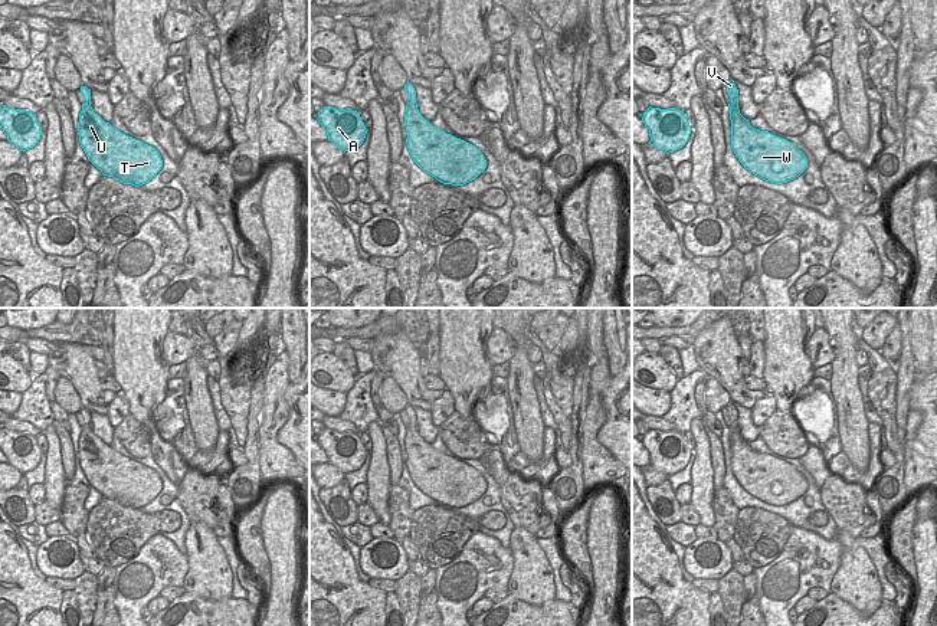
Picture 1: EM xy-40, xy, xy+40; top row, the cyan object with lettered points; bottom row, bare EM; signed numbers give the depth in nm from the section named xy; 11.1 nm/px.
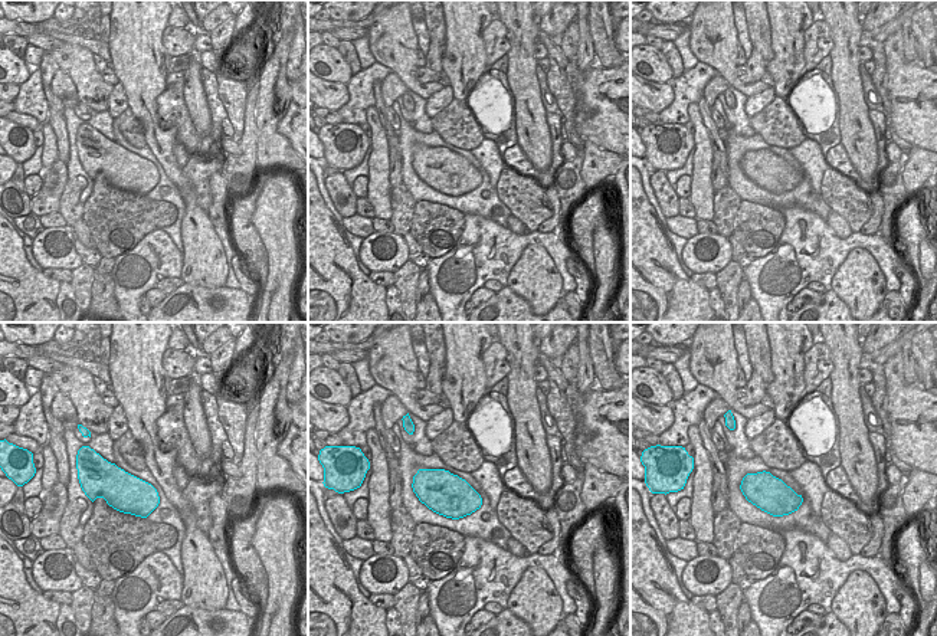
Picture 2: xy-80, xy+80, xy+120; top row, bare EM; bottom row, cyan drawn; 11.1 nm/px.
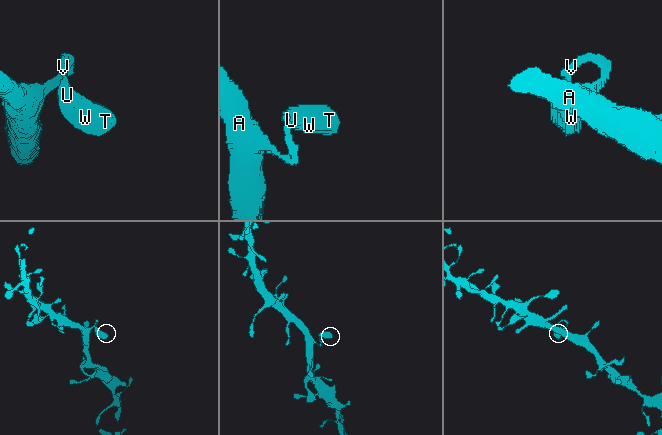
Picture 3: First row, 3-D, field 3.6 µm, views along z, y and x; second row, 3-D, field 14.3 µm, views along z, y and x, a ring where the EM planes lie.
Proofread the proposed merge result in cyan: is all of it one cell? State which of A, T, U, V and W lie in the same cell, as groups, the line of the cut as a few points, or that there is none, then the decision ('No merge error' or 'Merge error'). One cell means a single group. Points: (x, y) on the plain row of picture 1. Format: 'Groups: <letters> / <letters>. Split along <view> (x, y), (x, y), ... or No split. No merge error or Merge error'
Groups: A T U V W. No split. No merge error.

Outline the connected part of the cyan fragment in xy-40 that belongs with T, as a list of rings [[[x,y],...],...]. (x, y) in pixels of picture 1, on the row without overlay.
[[[81,409],[85,420],[79,436],[79,465],[88,482],[108,499],[140,509],[163,489],[158,473],[140,462],[125,458],[105,445],[91,429],[91,412]]]

